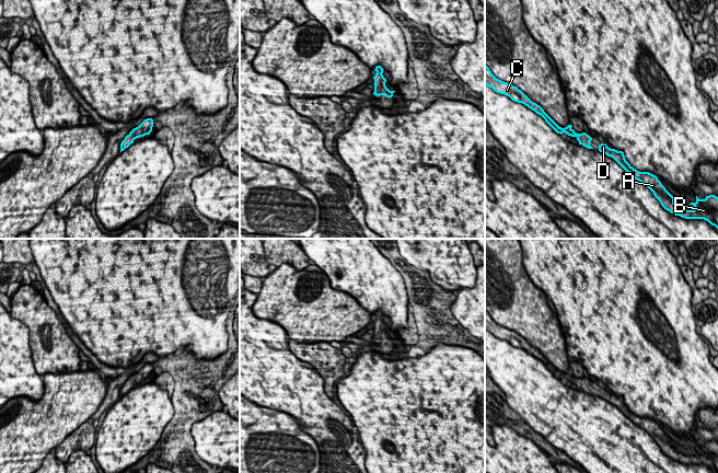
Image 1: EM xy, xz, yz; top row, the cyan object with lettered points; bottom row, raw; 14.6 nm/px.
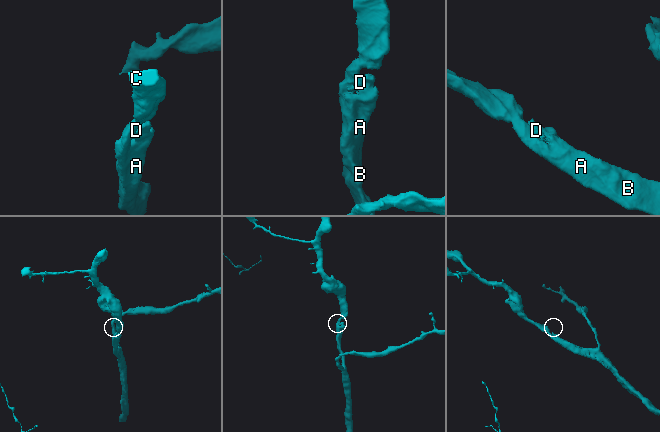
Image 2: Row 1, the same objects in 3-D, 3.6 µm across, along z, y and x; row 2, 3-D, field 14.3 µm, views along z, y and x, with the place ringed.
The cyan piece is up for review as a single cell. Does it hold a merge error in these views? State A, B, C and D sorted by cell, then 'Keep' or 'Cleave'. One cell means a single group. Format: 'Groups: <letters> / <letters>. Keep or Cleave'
Groups: A B C D. Keep

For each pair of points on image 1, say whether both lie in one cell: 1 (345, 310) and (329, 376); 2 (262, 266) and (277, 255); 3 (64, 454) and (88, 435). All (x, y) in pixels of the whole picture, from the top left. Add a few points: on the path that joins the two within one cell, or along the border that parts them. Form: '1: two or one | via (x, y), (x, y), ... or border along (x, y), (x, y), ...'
1: two | border along (328, 342), (302, 343)
2: two | border along (263, 250), (264, 257), (269, 264)
3: one | via (69, 448), (81, 438)

